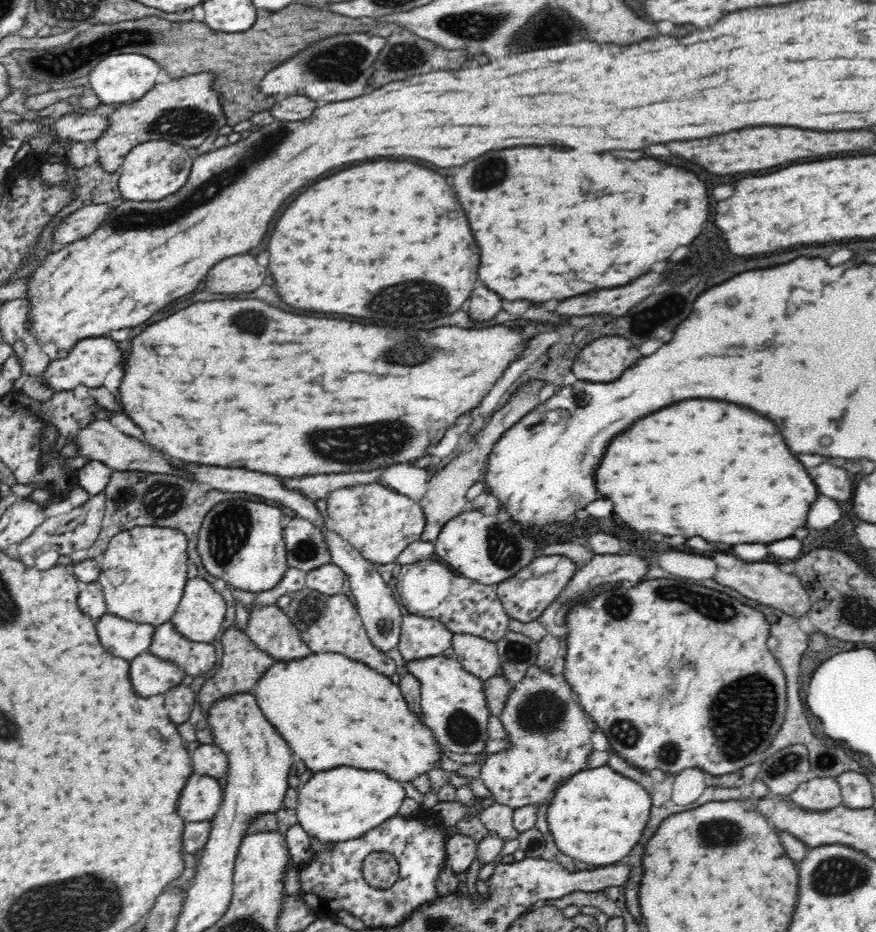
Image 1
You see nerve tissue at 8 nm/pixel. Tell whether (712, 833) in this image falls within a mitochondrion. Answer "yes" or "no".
yes

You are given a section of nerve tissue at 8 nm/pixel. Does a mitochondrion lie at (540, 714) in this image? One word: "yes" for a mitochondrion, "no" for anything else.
yes

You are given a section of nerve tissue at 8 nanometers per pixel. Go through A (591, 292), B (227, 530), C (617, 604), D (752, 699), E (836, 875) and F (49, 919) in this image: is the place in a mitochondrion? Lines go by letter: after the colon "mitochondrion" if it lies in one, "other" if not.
A: other
B: mitochondrion
C: mitochondrion
D: mitochondrion
E: mitochondrion
F: mitochondrion

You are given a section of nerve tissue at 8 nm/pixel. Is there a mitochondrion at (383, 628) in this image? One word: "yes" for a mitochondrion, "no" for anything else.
no

